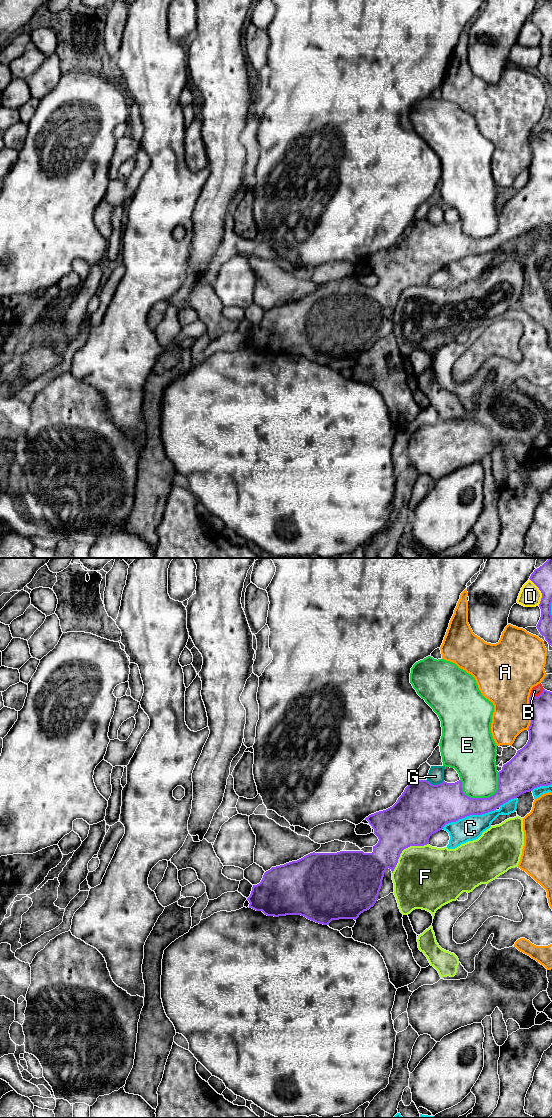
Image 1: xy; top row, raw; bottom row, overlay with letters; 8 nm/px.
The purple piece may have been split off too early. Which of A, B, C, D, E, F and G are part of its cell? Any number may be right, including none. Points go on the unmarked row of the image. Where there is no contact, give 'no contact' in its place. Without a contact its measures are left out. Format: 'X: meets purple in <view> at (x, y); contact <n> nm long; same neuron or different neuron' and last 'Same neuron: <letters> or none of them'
A: meets purple in xy at (531, 152); contact 280 nm long; different neuron
B: meets purple in xy at (538, 136); contact 120 nm long; different neuron
C: meets purple in xy at (468, 255); contact 460 nm long; different neuron
D: meets purple in xy at (541, 32); contact 240 nm long; different neuron
E: meets purple in xy at (490, 236); contact 340 nm long; different neuron
F: meets purple in xy at (404, 288); contact 380 nm long; different neuron
G: meets purple in xy at (435, 225); contact 140 nm long; different neuron
Same neuron: none of them

